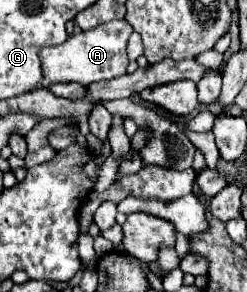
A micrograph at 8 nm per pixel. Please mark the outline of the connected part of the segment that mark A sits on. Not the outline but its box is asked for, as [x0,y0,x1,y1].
[40,19,132,89]

